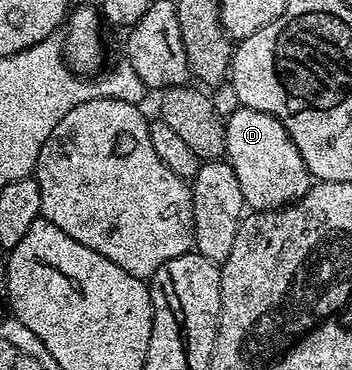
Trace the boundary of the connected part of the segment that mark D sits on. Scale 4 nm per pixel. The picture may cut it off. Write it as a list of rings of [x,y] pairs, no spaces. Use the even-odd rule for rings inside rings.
[[[238,106],[236,110],[225,119],[225,155],[231,169],[235,169],[235,177],[239,177],[239,189],[243,189],[246,208],[253,211],[279,211],[291,203],[296,203],[309,191],[311,176],[287,129],[266,111],[243,106]]]

